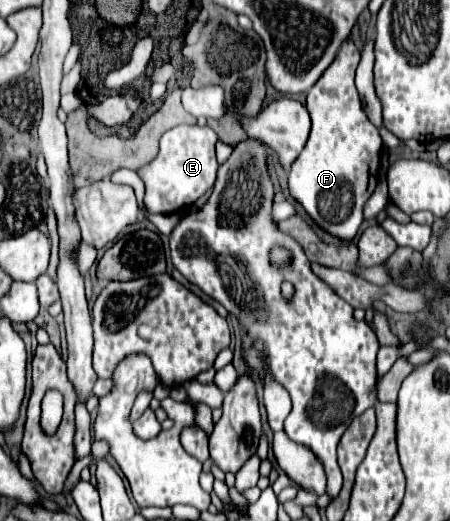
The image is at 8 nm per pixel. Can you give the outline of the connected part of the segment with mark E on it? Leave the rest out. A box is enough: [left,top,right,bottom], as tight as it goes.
[138,124,218,214]

